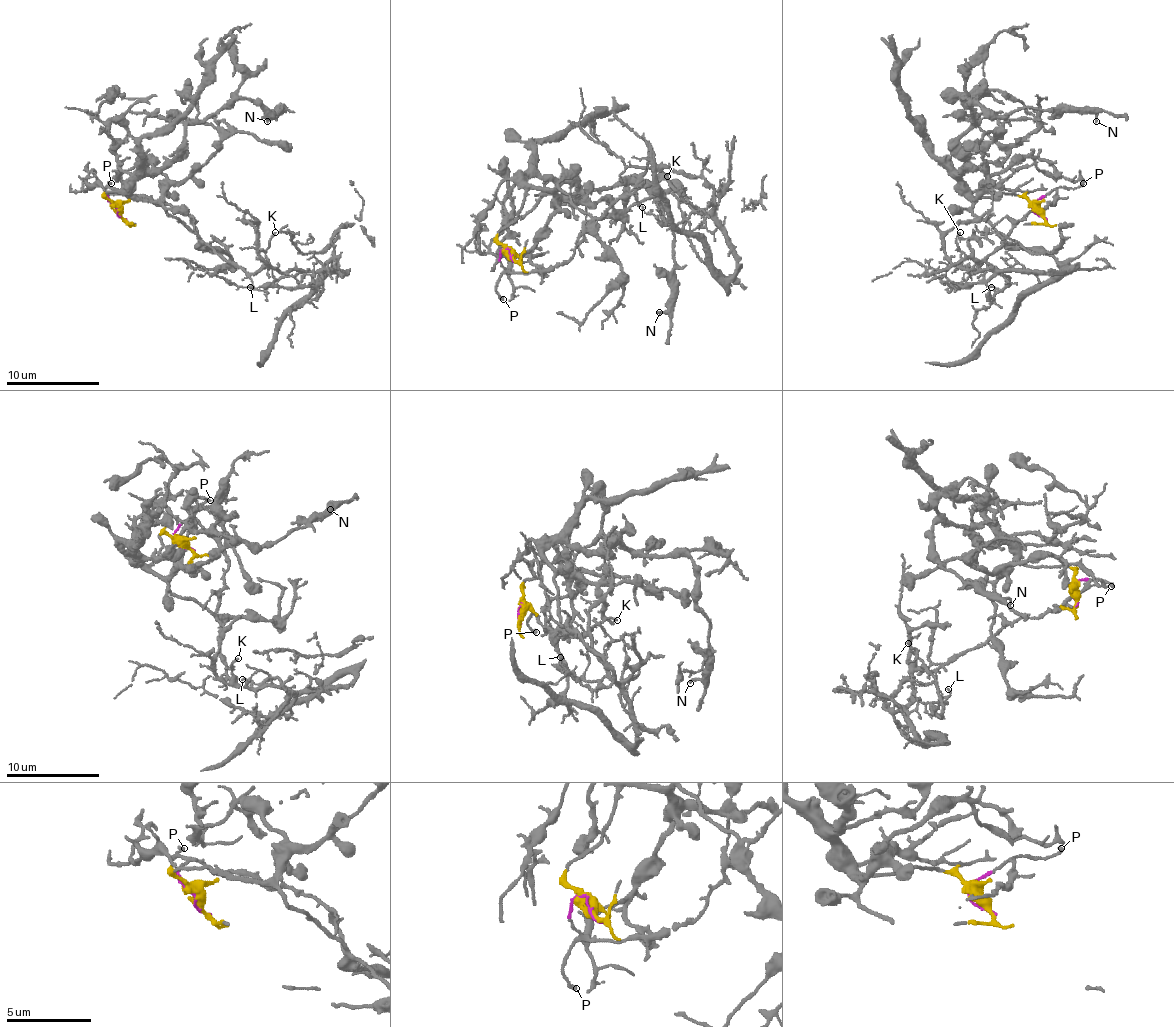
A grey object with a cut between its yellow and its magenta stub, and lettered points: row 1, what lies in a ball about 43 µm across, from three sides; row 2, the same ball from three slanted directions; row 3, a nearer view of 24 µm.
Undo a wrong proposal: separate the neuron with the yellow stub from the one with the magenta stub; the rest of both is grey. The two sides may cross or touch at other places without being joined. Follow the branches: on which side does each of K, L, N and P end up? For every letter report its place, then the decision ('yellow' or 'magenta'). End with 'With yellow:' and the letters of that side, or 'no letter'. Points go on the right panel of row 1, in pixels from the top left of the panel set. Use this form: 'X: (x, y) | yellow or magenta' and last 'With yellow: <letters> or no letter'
K: (960, 232) | magenta
L: (991, 287) | magenta
N: (1096, 121) | yellow
P: (1083, 183) | magenta
With yellow: N

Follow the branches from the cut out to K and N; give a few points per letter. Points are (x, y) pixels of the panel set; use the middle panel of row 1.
K: (508, 253), (503, 248), (499, 262), (524, 274), (559, 267), (594, 218), (661, 172), (668, 176)
N: (510, 253), (497, 234), (529, 176), (575, 174), (582, 190), (638, 183), (673, 232), (673, 294), (659, 313)

